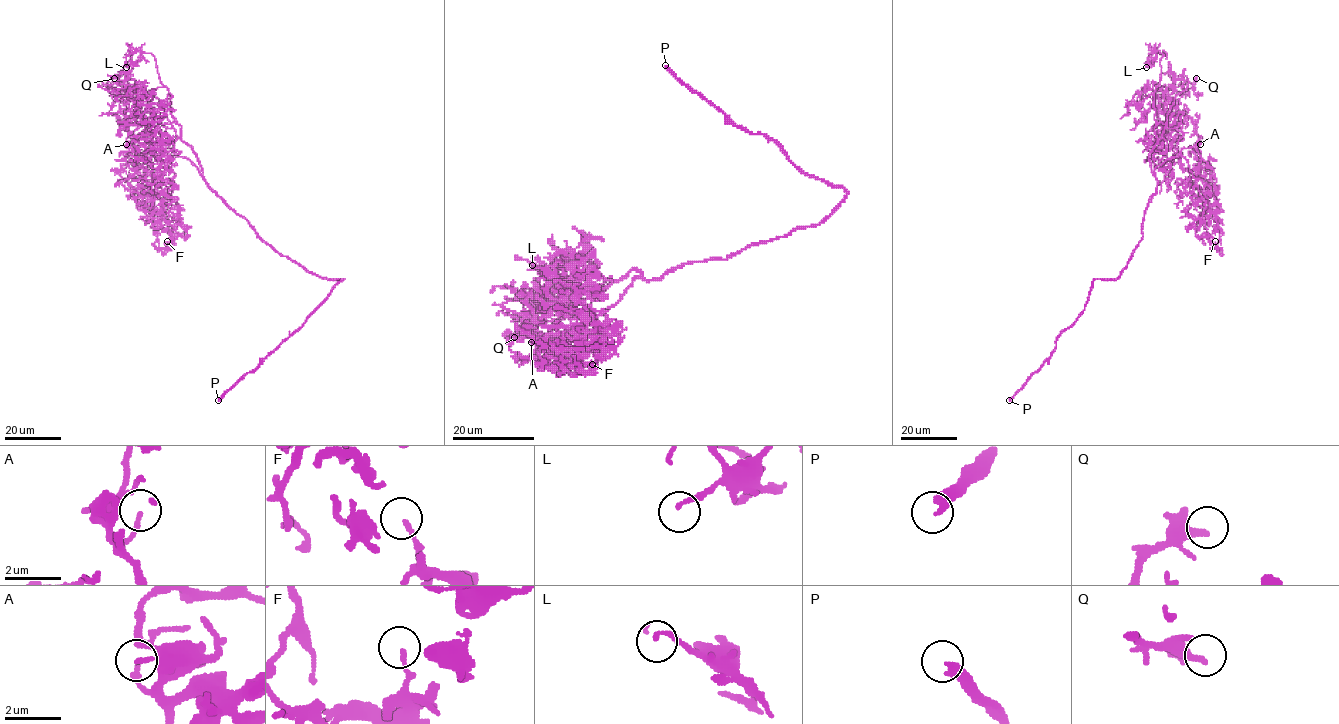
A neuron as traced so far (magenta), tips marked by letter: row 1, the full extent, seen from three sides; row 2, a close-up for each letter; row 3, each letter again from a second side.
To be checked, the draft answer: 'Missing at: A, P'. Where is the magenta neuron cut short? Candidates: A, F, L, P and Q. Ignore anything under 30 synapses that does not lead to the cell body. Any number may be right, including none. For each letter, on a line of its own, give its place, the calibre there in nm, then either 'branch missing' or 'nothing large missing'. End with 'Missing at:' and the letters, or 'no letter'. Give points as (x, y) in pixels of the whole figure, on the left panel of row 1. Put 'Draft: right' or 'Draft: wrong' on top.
Draft: right
A: at (126, 144); 150 nm thick; branch missing
F: at (167, 241); 140 nm thick; nothing large missing
L: at (126, 67); 150 nm thick; nothing large missing
P: at (218, 400); 320 nm thick; branch missing
Q: at (114, 78); 240 nm thick; nothing large missing
Missing at: A, P

